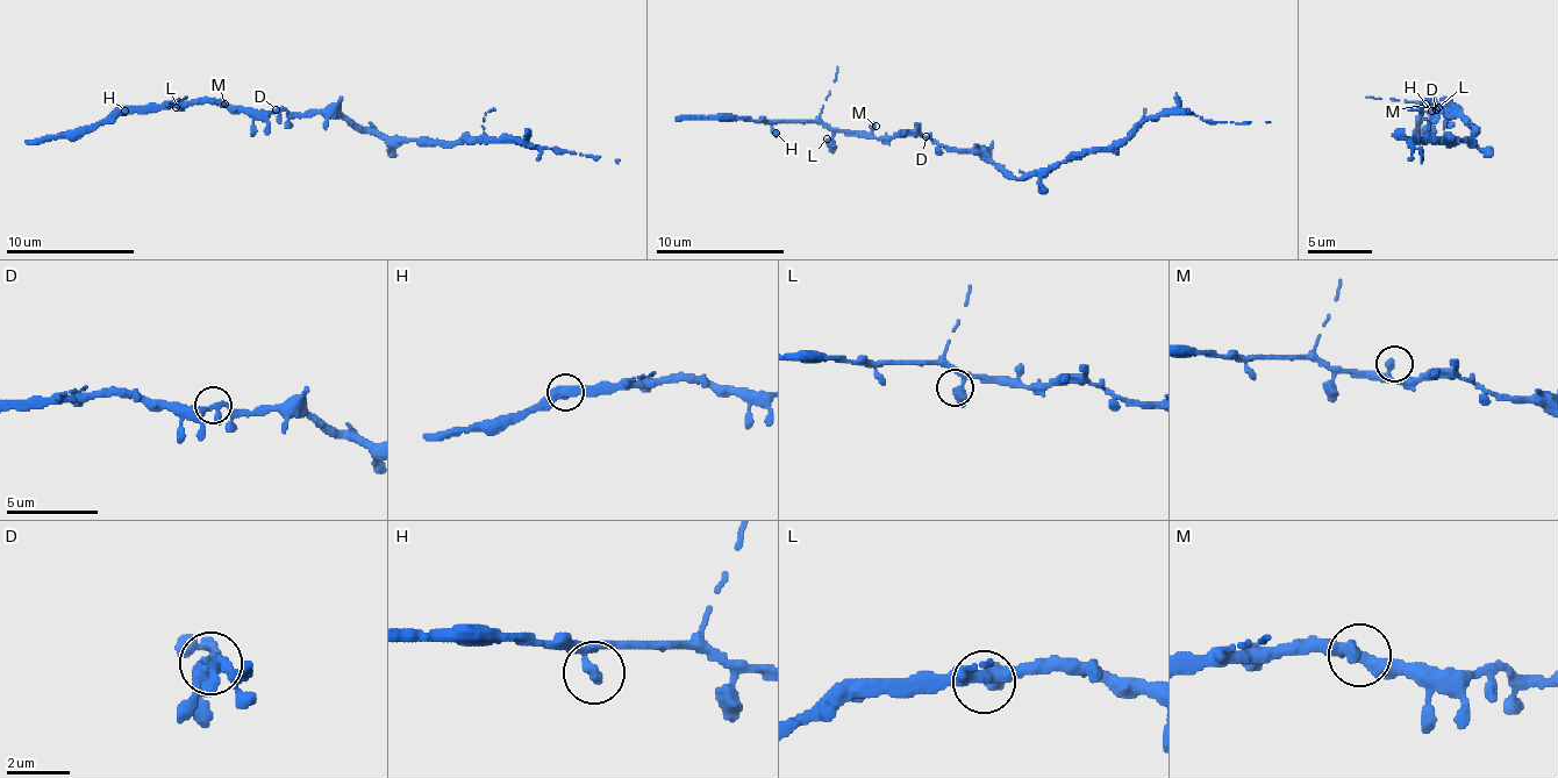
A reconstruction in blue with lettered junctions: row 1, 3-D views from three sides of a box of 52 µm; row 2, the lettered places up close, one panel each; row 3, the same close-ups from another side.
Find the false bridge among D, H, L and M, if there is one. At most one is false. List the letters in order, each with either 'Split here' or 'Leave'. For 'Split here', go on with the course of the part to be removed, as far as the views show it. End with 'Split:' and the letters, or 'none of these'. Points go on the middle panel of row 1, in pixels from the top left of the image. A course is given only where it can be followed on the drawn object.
D: Leave
H: Leave
L: Leave
M: Leave
Split: none of these

